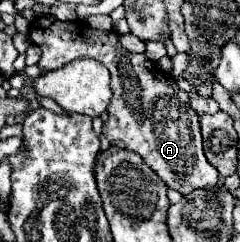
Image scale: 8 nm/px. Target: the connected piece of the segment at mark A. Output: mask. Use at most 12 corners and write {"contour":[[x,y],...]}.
{"contour":[[43,16],[45,72],[93,58],[111,74],[111,146],[187,196],[217,186],[185,92],[115,32]]}

